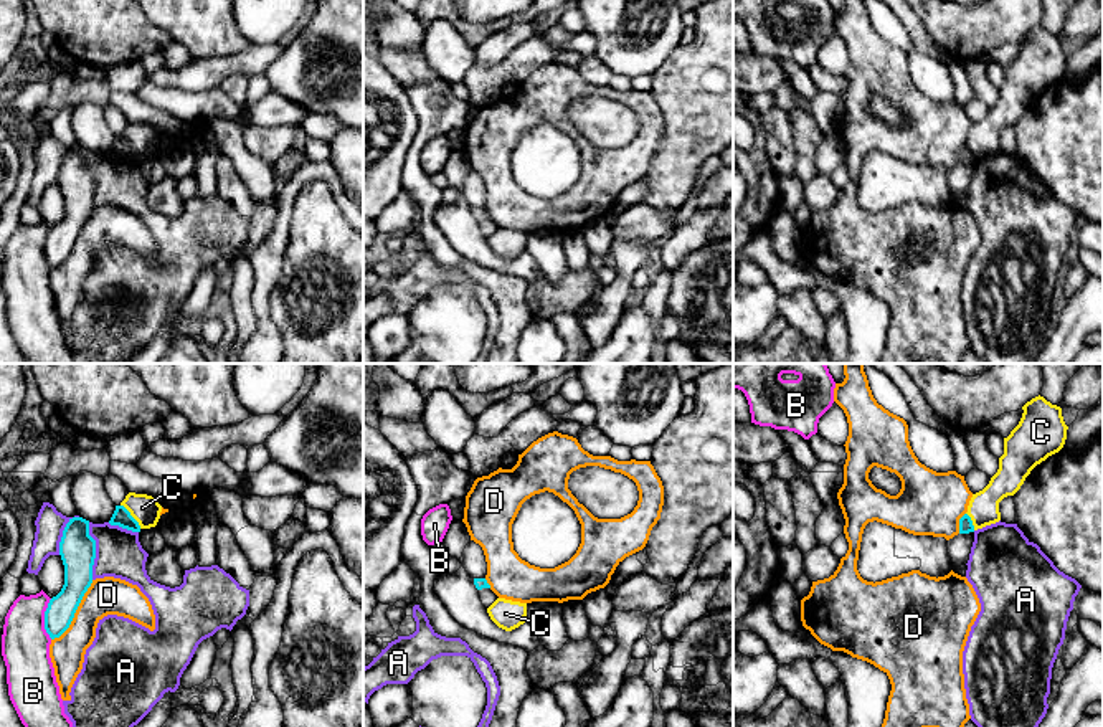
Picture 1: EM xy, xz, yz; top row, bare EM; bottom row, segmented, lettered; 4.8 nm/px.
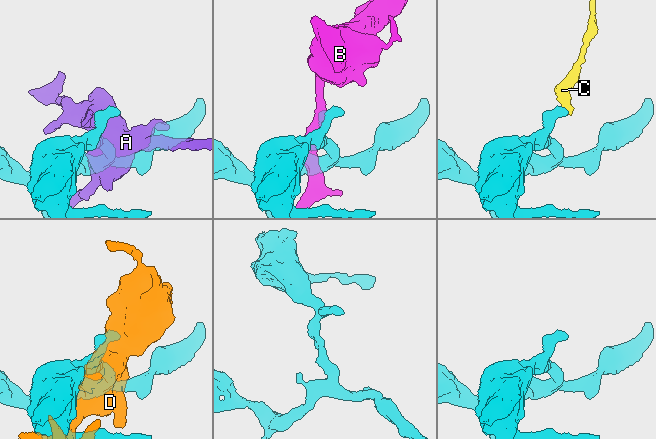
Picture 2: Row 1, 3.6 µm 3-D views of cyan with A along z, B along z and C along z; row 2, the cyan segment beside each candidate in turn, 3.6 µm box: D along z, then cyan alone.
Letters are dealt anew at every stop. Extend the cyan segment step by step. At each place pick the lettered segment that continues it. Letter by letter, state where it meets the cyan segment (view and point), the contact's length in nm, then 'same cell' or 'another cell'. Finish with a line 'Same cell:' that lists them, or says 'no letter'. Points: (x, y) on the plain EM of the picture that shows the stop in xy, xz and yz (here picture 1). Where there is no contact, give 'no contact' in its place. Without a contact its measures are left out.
A: xy (94, 180) | 280 nm | another cell
B: xy (45, 248) | 200 nm | another cell
C: xy (131, 146) | 160 nm | another cell
D: xy (75, 242) | 360 nm | another cell
Same cell: no letter

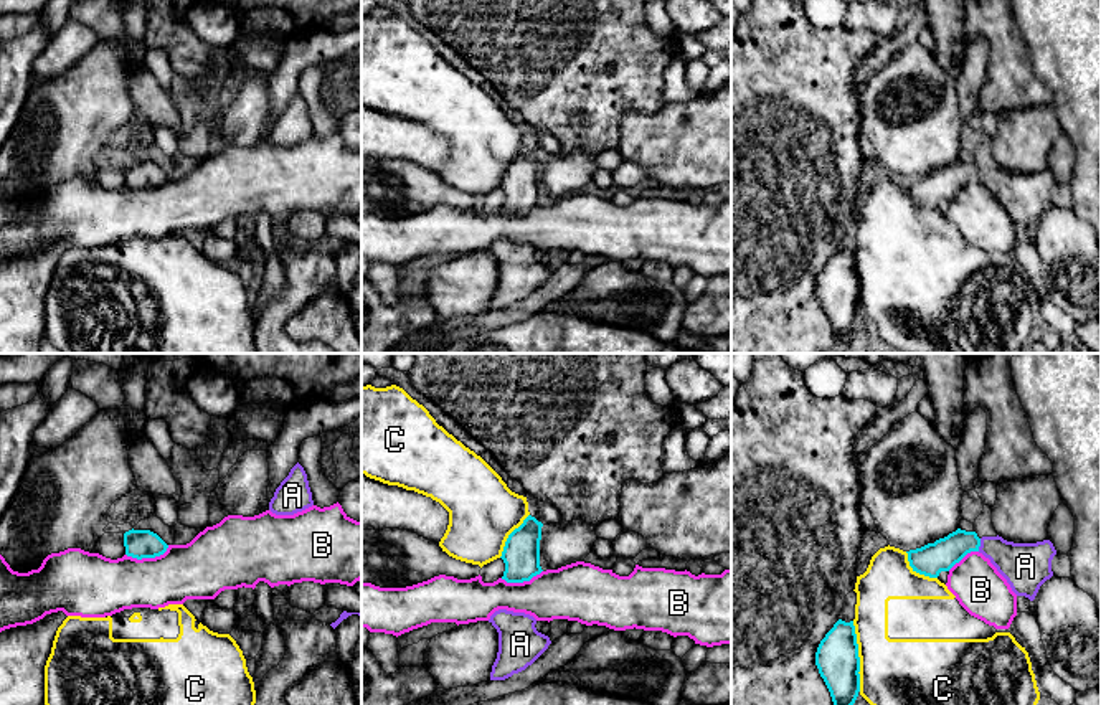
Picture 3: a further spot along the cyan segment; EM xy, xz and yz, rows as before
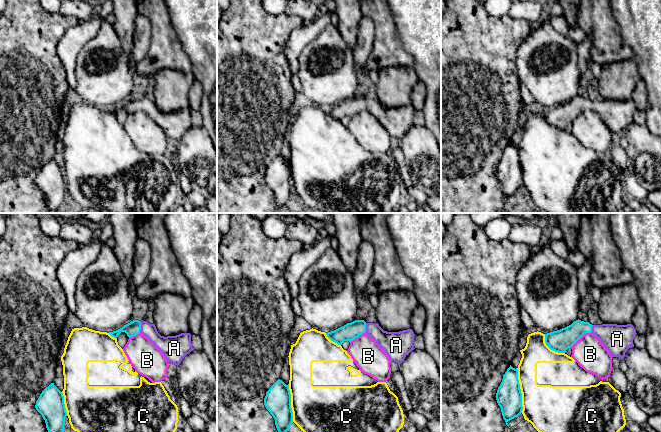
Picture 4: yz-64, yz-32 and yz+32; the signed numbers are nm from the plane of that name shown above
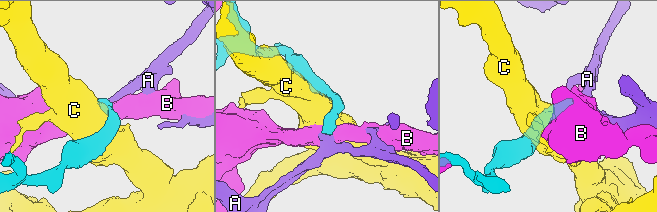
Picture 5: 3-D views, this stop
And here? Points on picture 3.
A: yz (979, 175) | 70 nm | same cell
B: xy (147, 187) | 220 nm | another cell
C: yz (857, 286) | 340 nm | another cell
Same cell: A

